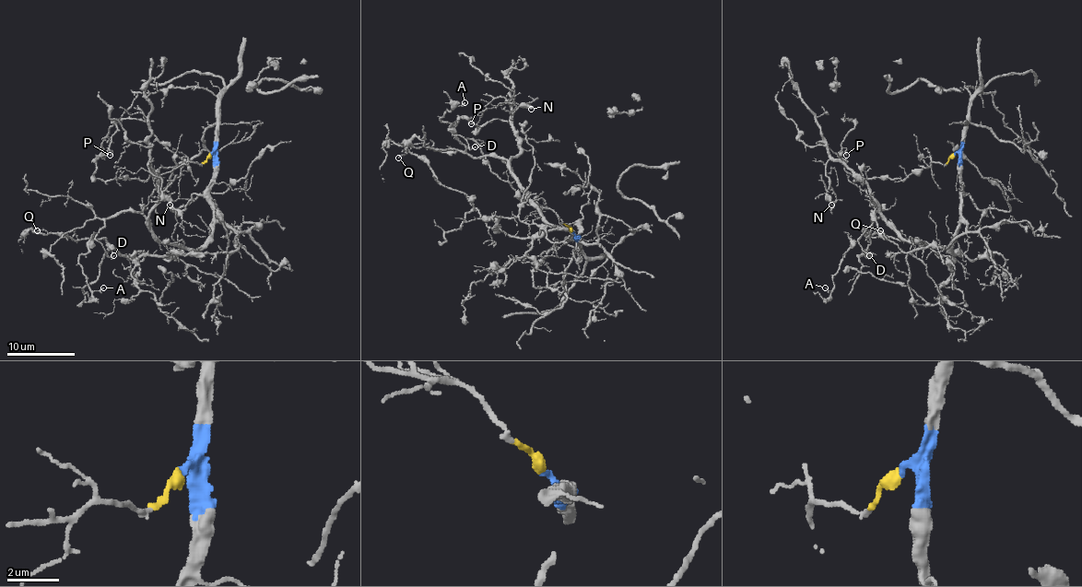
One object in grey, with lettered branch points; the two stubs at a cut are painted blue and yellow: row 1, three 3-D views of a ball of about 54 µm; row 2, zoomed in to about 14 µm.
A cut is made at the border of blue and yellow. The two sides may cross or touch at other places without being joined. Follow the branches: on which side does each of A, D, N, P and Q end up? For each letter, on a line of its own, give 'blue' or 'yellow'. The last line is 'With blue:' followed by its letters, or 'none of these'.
A: blue
D: blue
N: blue
P: yellow
Q: blue
With blue: A, D, N, Q

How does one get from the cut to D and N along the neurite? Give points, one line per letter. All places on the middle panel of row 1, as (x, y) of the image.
D: (571, 233), (575, 236), (570, 238), (550, 223), (506, 159), (484, 155), (472, 158), (456, 136), (475, 146)
N: (571, 233), (570, 238), (553, 226), (514, 175), (511, 159), (519, 137), (509, 104), (531, 109)

